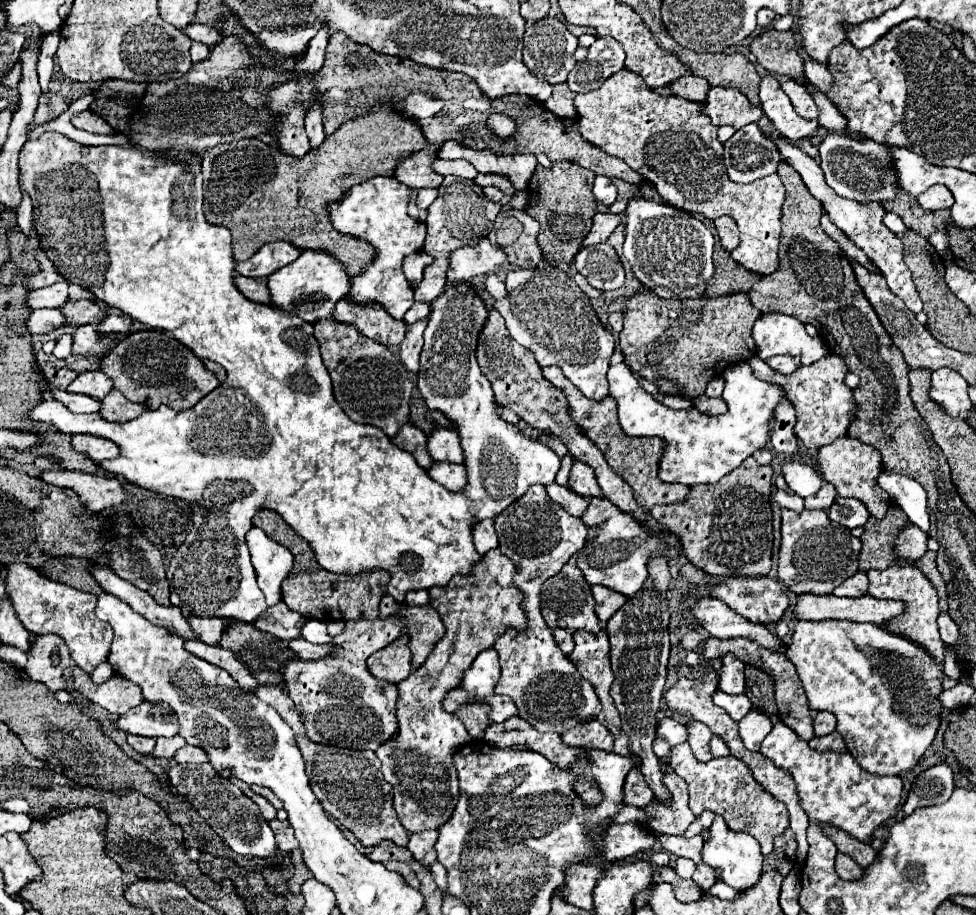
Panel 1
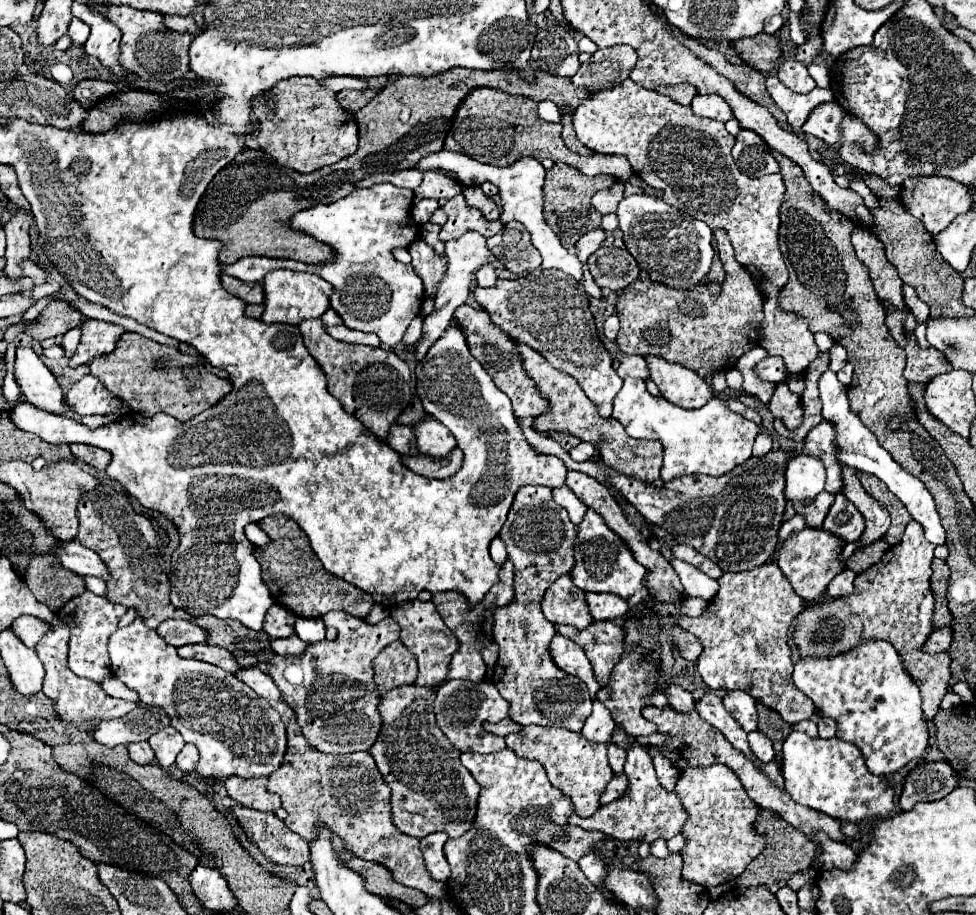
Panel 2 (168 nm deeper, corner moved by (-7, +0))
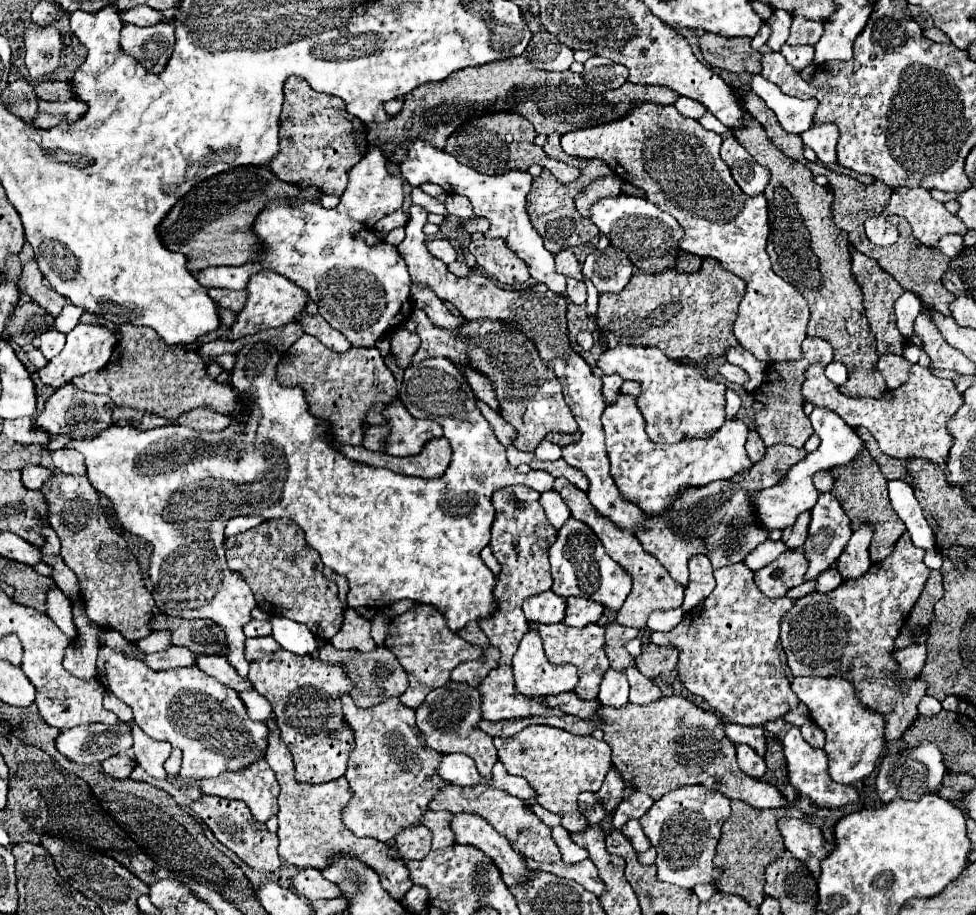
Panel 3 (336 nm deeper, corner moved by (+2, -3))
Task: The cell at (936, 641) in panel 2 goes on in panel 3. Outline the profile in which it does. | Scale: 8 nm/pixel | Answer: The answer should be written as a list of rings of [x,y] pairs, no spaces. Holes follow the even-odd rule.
[[[910,645],[904,649],[894,649],[892,651],[896,663],[898,663],[898,671],[896,677],[898,679],[914,679],[918,677],[918,673],[922,671],[924,663],[926,663],[926,645]]]

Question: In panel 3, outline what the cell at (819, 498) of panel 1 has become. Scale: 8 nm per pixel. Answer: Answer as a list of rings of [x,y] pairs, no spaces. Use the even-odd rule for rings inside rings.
[[[810,511],[802,513],[796,519],[796,523],[782,533],[782,541],[786,543],[788,549],[800,549],[804,545],[806,535],[808,535],[808,523],[810,523]]]

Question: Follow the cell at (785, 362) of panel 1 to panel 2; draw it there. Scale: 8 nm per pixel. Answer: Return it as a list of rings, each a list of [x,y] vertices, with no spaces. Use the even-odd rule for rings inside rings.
[[[767,356],[765,360],[761,360],[757,366],[755,366],[755,372],[761,380],[769,380],[769,382],[785,382],[789,372],[783,364],[783,360],[779,360],[779,356]]]

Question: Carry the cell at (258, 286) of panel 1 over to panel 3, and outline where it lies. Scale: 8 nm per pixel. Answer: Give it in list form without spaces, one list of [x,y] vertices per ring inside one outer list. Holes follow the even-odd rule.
[[[210,289],[208,295],[216,301],[218,307],[238,313],[246,303],[246,291],[228,291],[228,289]]]

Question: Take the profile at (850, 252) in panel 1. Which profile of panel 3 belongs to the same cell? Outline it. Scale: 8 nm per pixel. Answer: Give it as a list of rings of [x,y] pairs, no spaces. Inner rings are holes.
[[[850,247],[850,253],[852,253],[852,275],[854,275],[854,281],[860,285],[862,293],[864,293],[864,313],[866,313],[866,319],[870,323],[870,331],[876,335],[876,351],[878,351],[878,355],[884,355],[884,353],[902,355],[906,339],[902,339],[902,333],[896,327],[894,301],[904,293],[904,289],[896,283],[894,277],[890,277],[890,273],[886,273],[878,265],[876,259],[870,259],[870,257],[862,255],[854,247]]]

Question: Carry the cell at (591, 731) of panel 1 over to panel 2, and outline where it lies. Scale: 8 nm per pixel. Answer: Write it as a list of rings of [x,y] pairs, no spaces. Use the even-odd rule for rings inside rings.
[[[609,742],[609,766],[613,768],[613,772],[615,774],[621,774],[623,772],[623,764],[625,764],[625,750],[623,748],[619,748],[617,744],[613,744],[613,742]]]

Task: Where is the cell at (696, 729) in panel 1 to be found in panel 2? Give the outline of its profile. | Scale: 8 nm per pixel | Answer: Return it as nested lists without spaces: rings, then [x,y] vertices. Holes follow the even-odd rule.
[[[667,686],[667,688],[663,688],[663,690],[665,690],[665,694],[667,694],[667,700],[669,700],[671,708],[675,708],[675,712],[683,712],[683,714],[693,712],[695,700],[691,698],[691,694],[689,694],[687,690],[683,690],[683,688],[679,688],[679,686]]]

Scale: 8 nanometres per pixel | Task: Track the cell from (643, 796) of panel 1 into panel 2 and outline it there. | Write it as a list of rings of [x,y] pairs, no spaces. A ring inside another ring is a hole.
[[[625,774],[623,776],[615,776],[607,784],[607,788],[605,788],[603,796],[601,796],[601,804],[609,804],[609,802],[617,800],[619,796],[623,796],[623,792],[627,792],[627,778],[625,778]]]

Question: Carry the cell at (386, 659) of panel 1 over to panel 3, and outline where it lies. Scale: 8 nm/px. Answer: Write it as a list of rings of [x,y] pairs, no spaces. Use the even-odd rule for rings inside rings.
[[[324,643],[320,647],[320,651],[318,651],[318,657],[322,661],[326,661],[326,663],[338,663],[338,665],[342,665],[346,669],[346,673],[348,673],[348,677],[352,681],[350,697],[362,709],[374,707],[374,705],[382,703],[382,699],[400,697],[408,689],[406,671],[398,663],[398,659],[392,655],[392,651],[388,651],[386,647],[376,647],[370,653],[360,653],[360,651],[338,651],[330,643]]]

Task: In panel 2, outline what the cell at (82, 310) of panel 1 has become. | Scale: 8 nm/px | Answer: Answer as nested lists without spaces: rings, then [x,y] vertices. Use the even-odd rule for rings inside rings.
[[[59,298],[51,300],[49,306],[43,308],[43,312],[39,314],[41,322],[27,330],[27,334],[31,334],[35,340],[45,340],[45,338],[55,338],[65,334],[71,328],[77,328],[79,324],[83,324],[83,320],[87,320],[73,304],[63,302]]]

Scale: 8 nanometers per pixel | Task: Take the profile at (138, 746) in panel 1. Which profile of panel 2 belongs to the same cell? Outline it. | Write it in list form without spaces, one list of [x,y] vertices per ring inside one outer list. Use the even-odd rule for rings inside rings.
[[[135,742],[127,746],[129,756],[133,762],[137,764],[149,764],[155,758],[155,752],[151,752],[151,744],[149,742]]]

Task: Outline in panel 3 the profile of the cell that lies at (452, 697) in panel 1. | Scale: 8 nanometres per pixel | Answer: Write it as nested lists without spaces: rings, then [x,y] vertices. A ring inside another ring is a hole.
[[[446,683],[436,691],[430,691],[424,703],[416,709],[416,725],[424,735],[424,741],[430,749],[446,755],[446,753],[464,753],[472,757],[478,765],[482,777],[489,777],[496,759],[496,747],[492,737],[478,729],[478,721],[482,719],[480,713],[480,699],[474,687],[466,687],[462,683]]]

